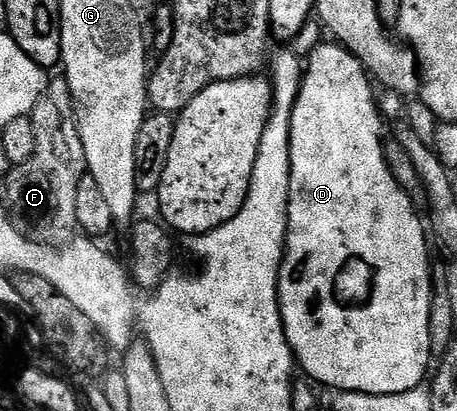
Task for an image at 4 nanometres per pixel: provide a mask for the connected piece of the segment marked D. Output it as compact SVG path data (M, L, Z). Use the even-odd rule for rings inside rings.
M336 41L328 42L329 43L319 44L318 47L310 53L309 59L307 55L307 62L303 67L303 78L301 80L301 88L299 89L299 97L295 101L293 112L291 113L291 141L289 142L289 160L291 161L291 173L289 174L289 228L285 234L285 259L281 262L281 272L277 278L277 304L281 307L281 324L285 330L289 348L293 350L296 366L300 368L300 370L302 367L302 369L310 375L308 378L322 388L328 389L334 387L340 391L358 391L364 395L390 395L391 393L416 391L418 387L426 382L425 374L428 373L429 363L431 363L428 335L428 314L431 313L432 301L432 285L431 277L429 276L430 264L428 261L428 251L431 243L427 238L427 227L423 222L422 216L421 219L417 216L420 215L418 208L413 206L408 193L401 188L398 176L393 176L393 171L389 168L388 161L385 160L385 147L381 144L381 123L383 123L383 116L373 96L373 83L371 82L369 72L365 70L365 66L358 61L346 47L342 47L341 44Z

